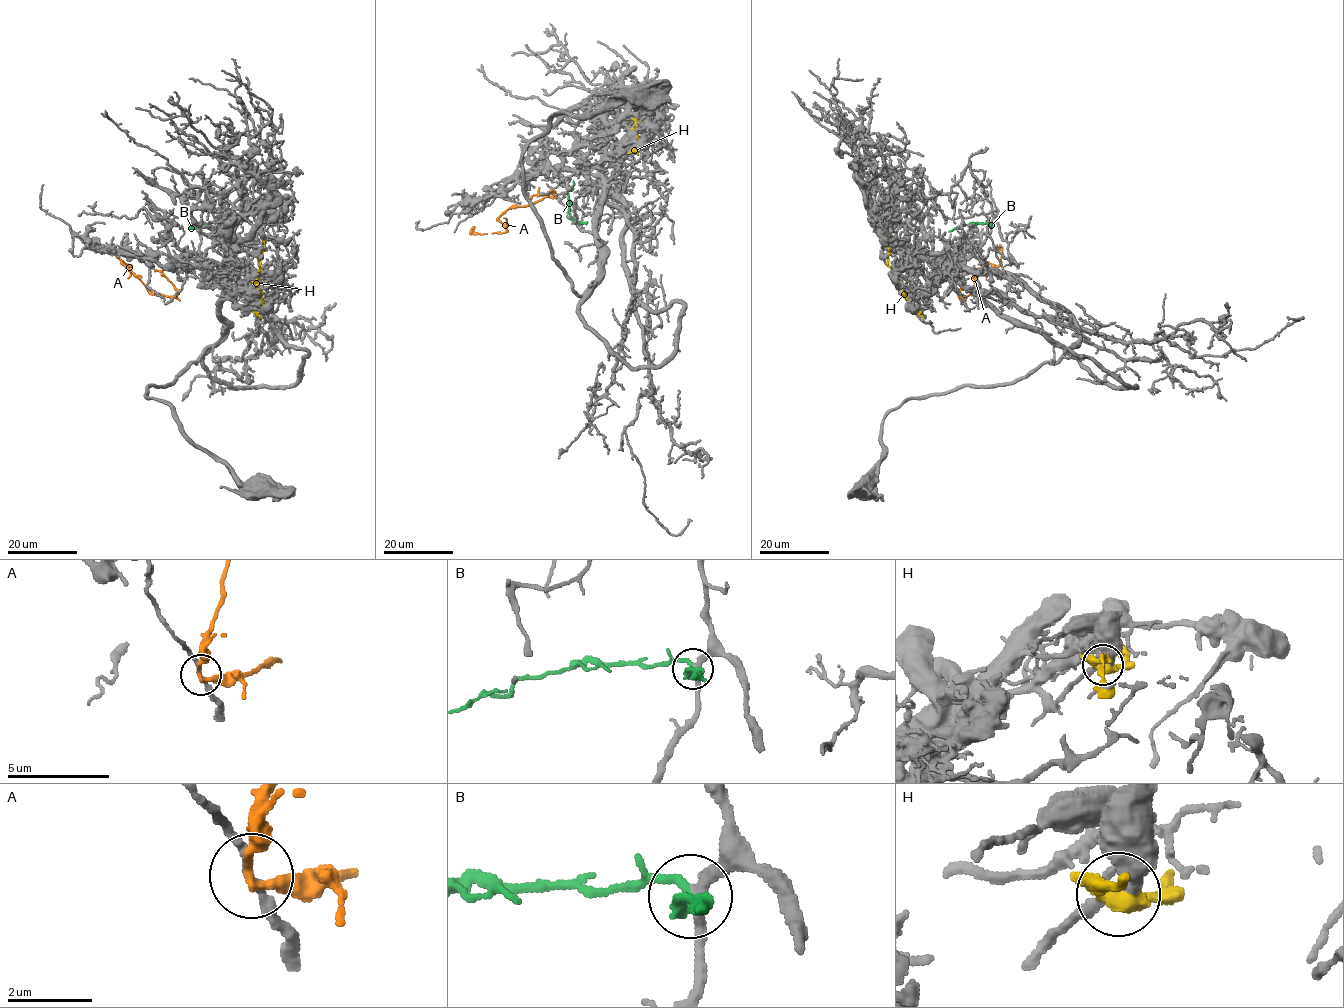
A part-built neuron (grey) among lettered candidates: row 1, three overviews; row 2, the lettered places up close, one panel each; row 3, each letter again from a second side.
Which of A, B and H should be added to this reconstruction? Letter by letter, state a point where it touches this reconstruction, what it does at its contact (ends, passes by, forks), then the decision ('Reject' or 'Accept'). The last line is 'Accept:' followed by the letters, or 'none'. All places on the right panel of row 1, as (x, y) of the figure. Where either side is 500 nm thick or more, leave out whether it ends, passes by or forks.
A: Touches grey at (958, 296). It passes by. Reject
B: Touches grey at (990, 224). It passes by. Accept
H: Touches grey at (888, 253). It passes by. Reject
Accept: B

